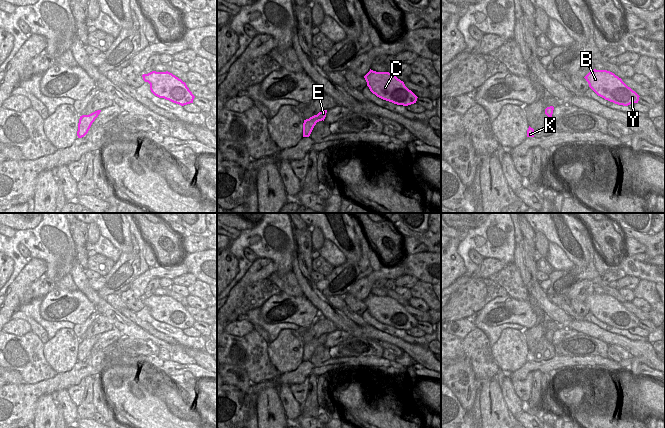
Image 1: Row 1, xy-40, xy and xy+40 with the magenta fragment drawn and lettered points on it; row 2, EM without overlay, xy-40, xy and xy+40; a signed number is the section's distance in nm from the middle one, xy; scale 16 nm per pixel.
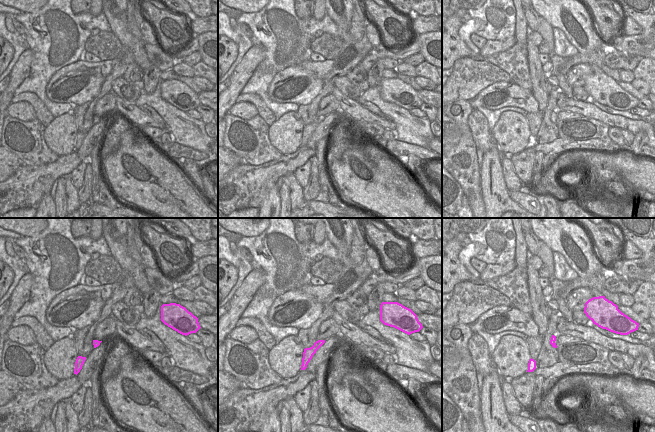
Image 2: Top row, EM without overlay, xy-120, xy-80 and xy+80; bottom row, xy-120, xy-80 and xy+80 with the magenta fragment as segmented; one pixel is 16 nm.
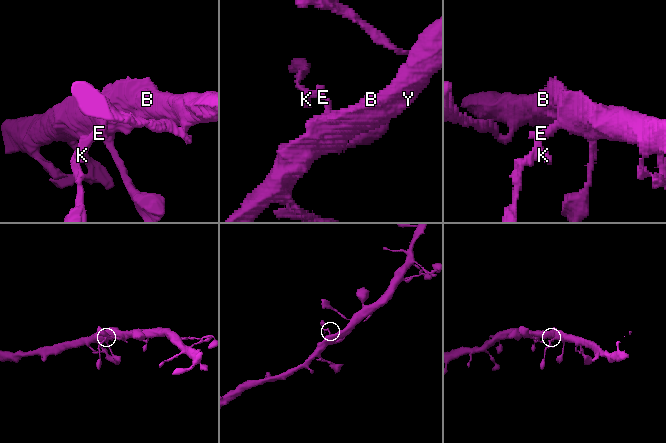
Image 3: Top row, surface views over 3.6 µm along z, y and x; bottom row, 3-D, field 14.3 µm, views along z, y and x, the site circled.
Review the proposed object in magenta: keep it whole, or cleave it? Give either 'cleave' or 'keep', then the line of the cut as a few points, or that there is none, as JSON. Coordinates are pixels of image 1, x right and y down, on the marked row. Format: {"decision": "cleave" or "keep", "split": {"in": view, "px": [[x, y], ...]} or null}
{"decision": "keep", "split": null}

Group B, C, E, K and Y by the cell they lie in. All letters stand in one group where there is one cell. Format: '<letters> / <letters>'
B C E K Y

